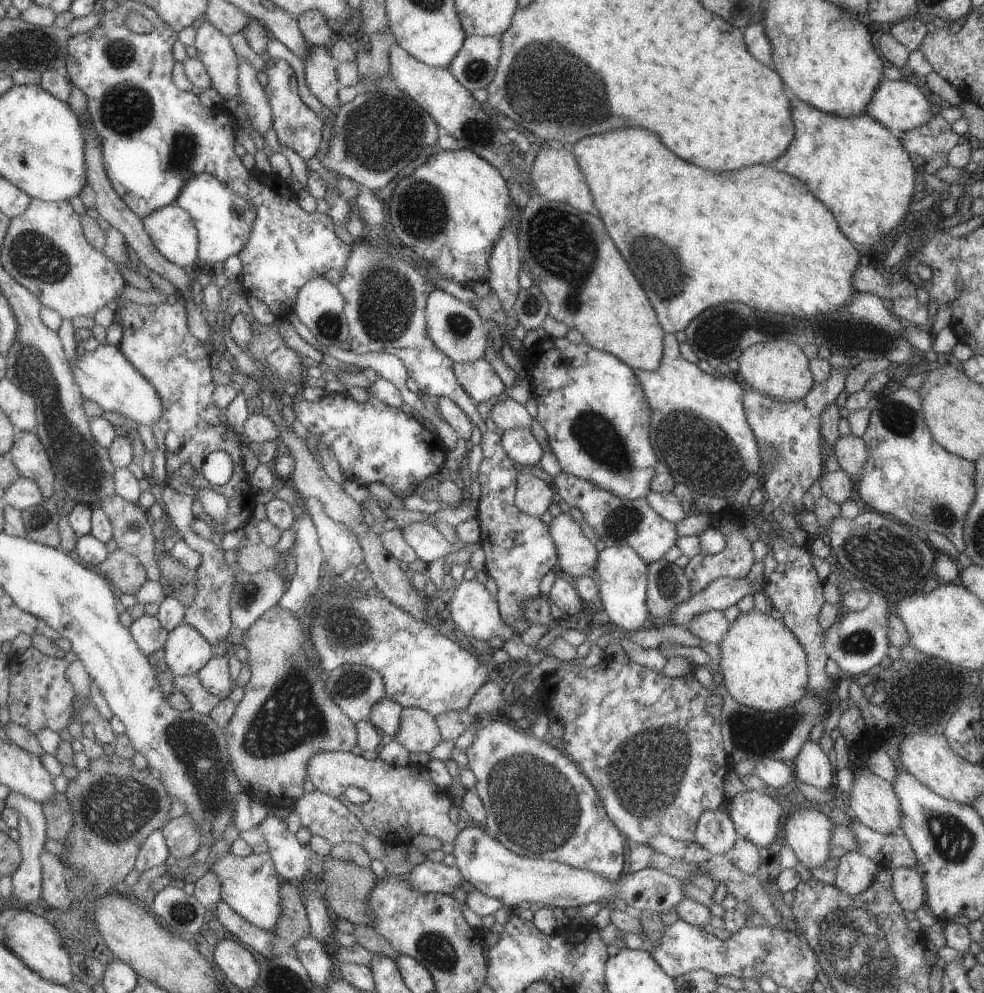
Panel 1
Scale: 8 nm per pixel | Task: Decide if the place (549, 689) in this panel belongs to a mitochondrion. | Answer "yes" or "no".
no

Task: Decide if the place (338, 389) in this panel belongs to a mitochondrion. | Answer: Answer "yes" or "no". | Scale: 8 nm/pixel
no

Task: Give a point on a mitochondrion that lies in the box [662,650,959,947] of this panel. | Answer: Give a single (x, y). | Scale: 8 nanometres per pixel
(749, 733)

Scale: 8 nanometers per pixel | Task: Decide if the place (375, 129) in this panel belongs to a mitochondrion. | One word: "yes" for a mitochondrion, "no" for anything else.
yes

